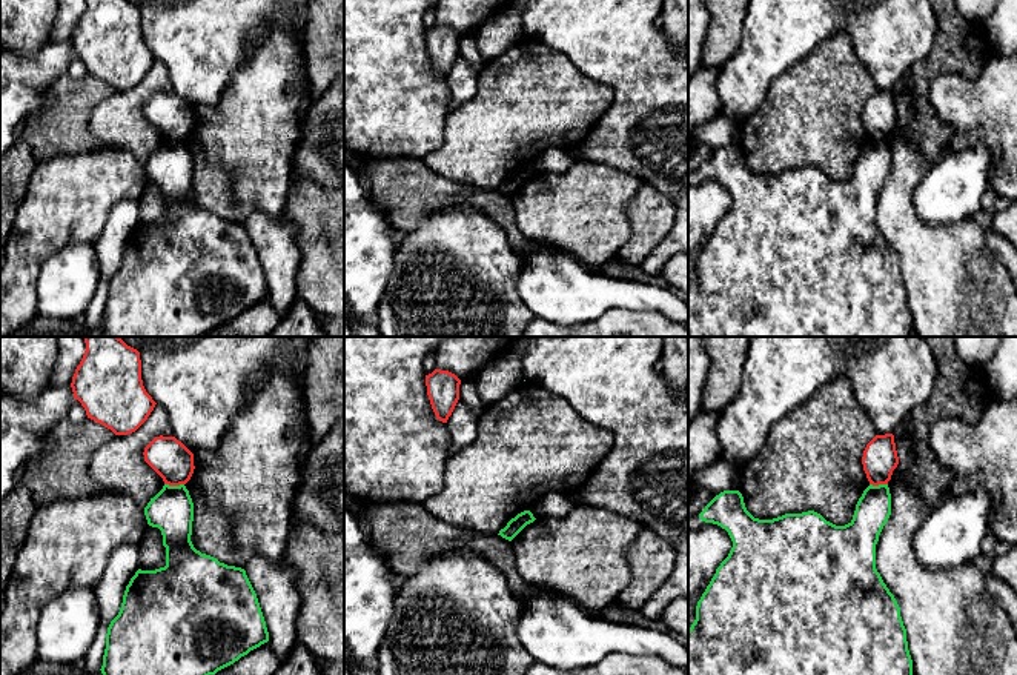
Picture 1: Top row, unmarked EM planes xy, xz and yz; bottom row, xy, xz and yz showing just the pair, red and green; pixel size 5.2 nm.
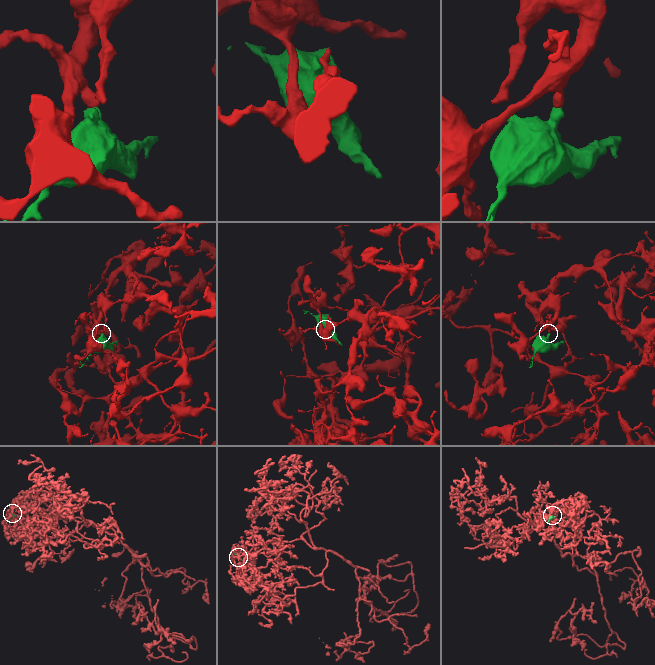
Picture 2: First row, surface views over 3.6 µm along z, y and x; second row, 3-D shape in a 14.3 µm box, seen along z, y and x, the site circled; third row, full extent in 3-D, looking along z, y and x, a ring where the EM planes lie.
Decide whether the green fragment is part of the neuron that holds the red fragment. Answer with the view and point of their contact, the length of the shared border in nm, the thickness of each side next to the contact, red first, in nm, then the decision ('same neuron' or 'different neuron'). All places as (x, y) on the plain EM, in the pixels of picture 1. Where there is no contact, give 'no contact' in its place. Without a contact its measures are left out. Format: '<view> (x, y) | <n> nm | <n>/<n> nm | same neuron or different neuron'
xy (174, 140) | 100 nm | 200/220 nm | different neuron

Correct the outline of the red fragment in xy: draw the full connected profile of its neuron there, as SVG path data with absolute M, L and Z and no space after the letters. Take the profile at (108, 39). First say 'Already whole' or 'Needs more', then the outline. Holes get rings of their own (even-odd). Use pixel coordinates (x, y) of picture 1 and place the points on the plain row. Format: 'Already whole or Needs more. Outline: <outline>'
Already whole. Outline: M86 0L71 43L88 74L115 91L135 88L157 60L143 42L140 8L128 0Z

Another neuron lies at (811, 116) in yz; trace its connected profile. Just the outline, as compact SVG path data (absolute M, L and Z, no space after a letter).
M837 32L776 77L762 105L739 121L747 166L759 175L814 166L836 181L851 178L856 160L870 141L862 112L876 92L870 72L859 65L851 37Z

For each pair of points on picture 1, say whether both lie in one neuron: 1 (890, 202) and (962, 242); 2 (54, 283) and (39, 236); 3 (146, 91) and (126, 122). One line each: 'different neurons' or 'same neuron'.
1: same neuron
2: different neurons
3: same neuron

